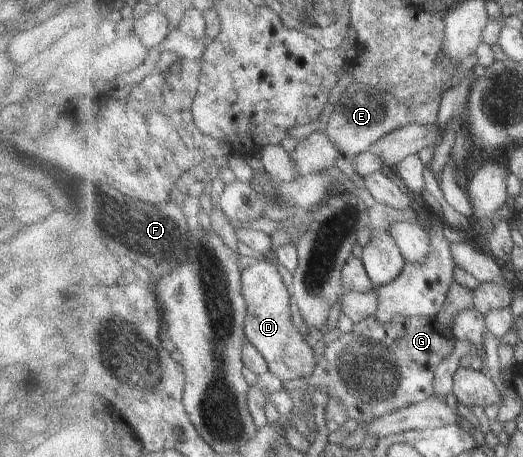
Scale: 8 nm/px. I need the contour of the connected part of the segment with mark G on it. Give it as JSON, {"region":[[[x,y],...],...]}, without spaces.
{"region":[[[413,315],[412,317],[396,317],[391,323],[381,324],[376,316],[370,316],[361,322],[354,323],[352,331],[339,334],[339,338],[329,343],[324,349],[324,356],[316,366],[316,372],[305,379],[305,387],[301,387],[293,395],[294,406],[302,414],[306,422],[315,414],[315,390],[323,387],[326,390],[327,402],[332,396],[347,410],[346,418],[354,418],[359,424],[366,424],[395,412],[409,405],[416,405],[432,396],[436,372],[440,364],[456,350],[456,336],[451,327],[443,326],[436,317]]]}

